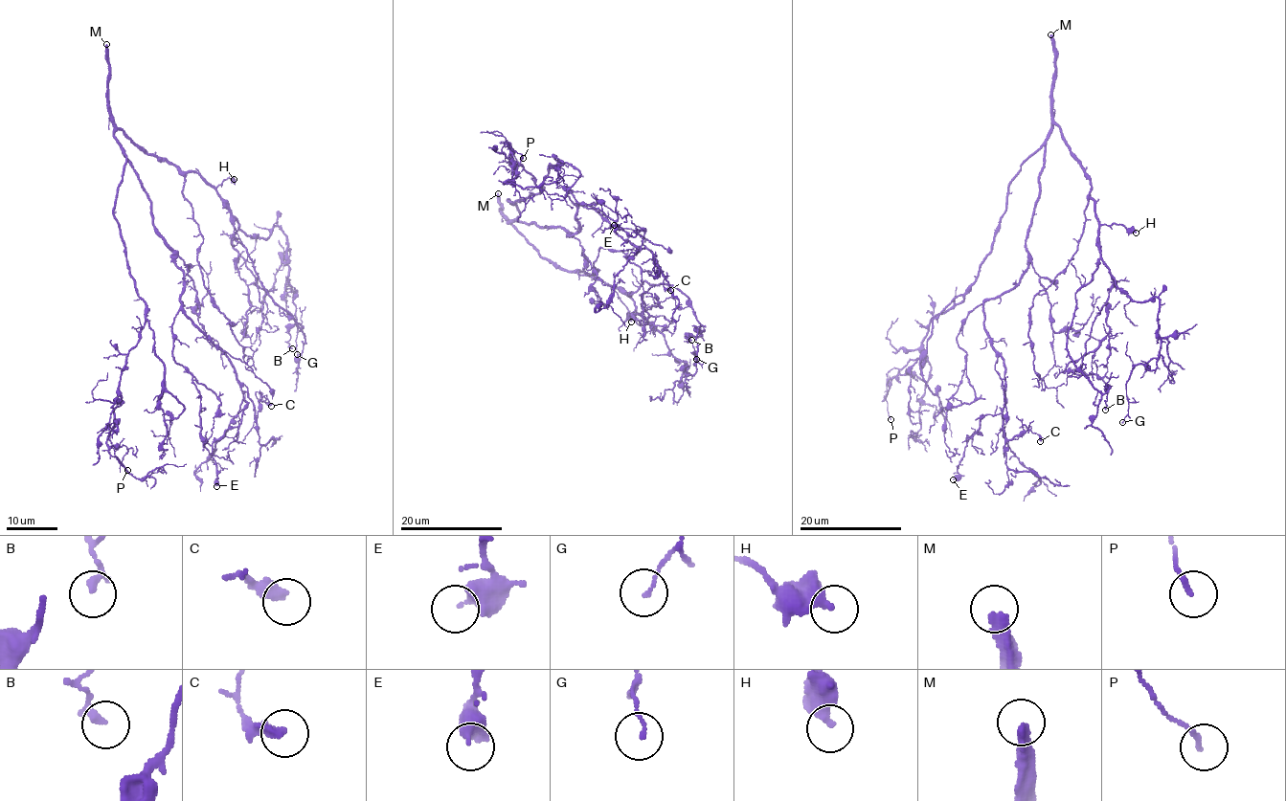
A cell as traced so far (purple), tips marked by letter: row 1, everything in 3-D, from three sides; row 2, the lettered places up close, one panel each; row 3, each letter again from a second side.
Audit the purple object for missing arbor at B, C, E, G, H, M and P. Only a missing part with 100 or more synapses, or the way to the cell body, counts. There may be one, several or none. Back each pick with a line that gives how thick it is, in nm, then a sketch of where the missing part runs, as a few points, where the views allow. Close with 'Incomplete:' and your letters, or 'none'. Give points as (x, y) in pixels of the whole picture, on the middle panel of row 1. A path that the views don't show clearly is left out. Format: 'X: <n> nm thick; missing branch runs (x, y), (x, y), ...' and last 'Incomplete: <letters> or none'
M: 340 nm thick
Incomplete: M

